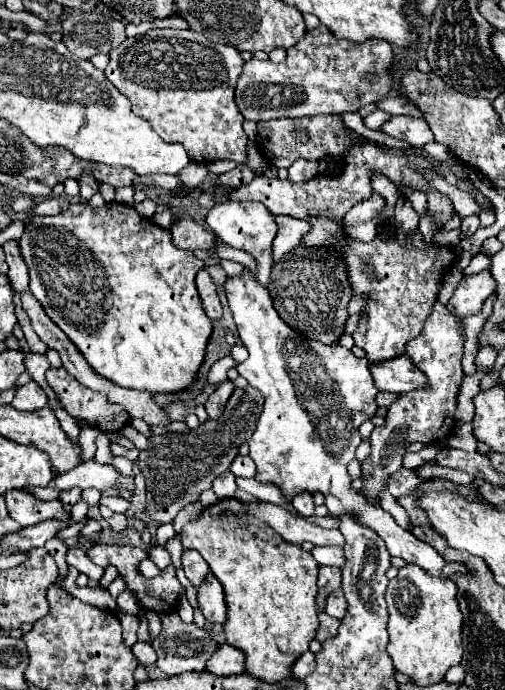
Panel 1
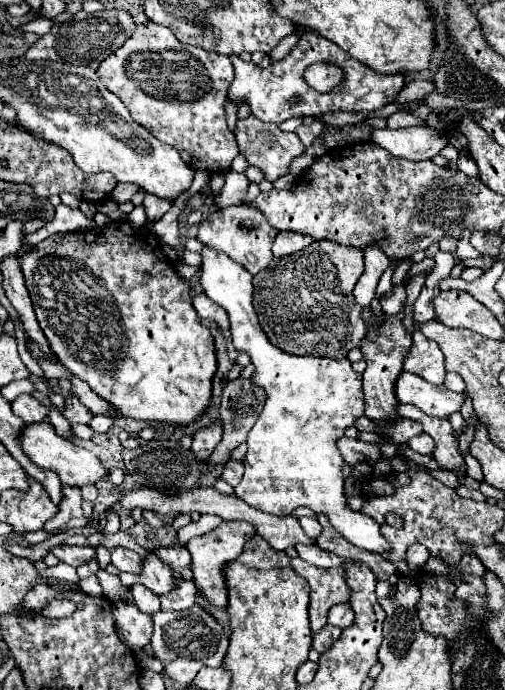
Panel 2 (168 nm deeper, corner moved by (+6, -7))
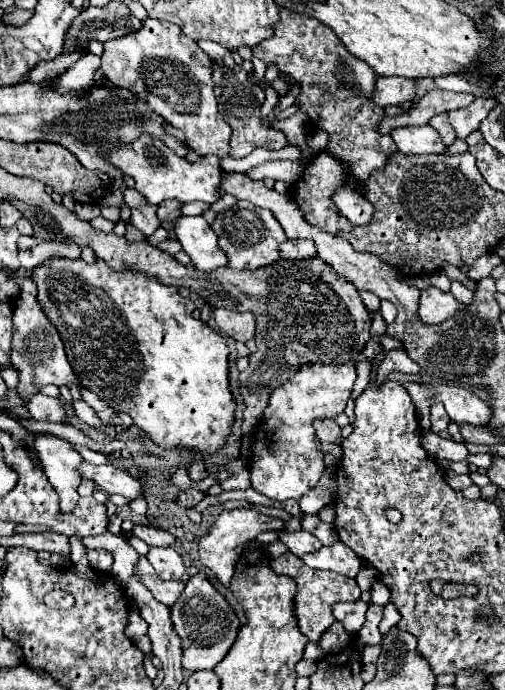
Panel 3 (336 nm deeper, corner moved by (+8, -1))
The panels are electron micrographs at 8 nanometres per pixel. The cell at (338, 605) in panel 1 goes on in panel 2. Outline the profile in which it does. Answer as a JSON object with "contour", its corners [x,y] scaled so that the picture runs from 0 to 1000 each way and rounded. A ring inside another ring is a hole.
{"contour":[[[677,874],[677,877],[665,877],[661,883],[653,883],[650,888],[650,903],[653,906],[665,906],[673,912],[685,912],[701,903],[701,886],[689,874]]]}

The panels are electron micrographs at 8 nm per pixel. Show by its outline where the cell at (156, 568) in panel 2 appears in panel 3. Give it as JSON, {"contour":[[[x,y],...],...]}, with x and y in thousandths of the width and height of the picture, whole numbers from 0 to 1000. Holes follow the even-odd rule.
{"contour":[[[321,793],[297,796],[289,807],[293,807],[297,819],[305,822],[309,833],[317,839],[325,839],[325,842],[356,839],[368,830],[368,822],[364,822],[360,807],[345,796],[337,796],[337,793],[333,796],[321,796]]]}

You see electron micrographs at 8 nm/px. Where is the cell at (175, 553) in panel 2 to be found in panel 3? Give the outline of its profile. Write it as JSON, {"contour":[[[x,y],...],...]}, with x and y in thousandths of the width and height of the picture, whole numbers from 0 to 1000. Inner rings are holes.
{"contour":[[[277,758],[265,761],[261,775],[277,778],[297,793],[341,793],[345,784],[349,784],[349,778],[341,772],[317,770],[317,767],[305,767],[305,764],[289,764],[289,761],[277,761]]]}

